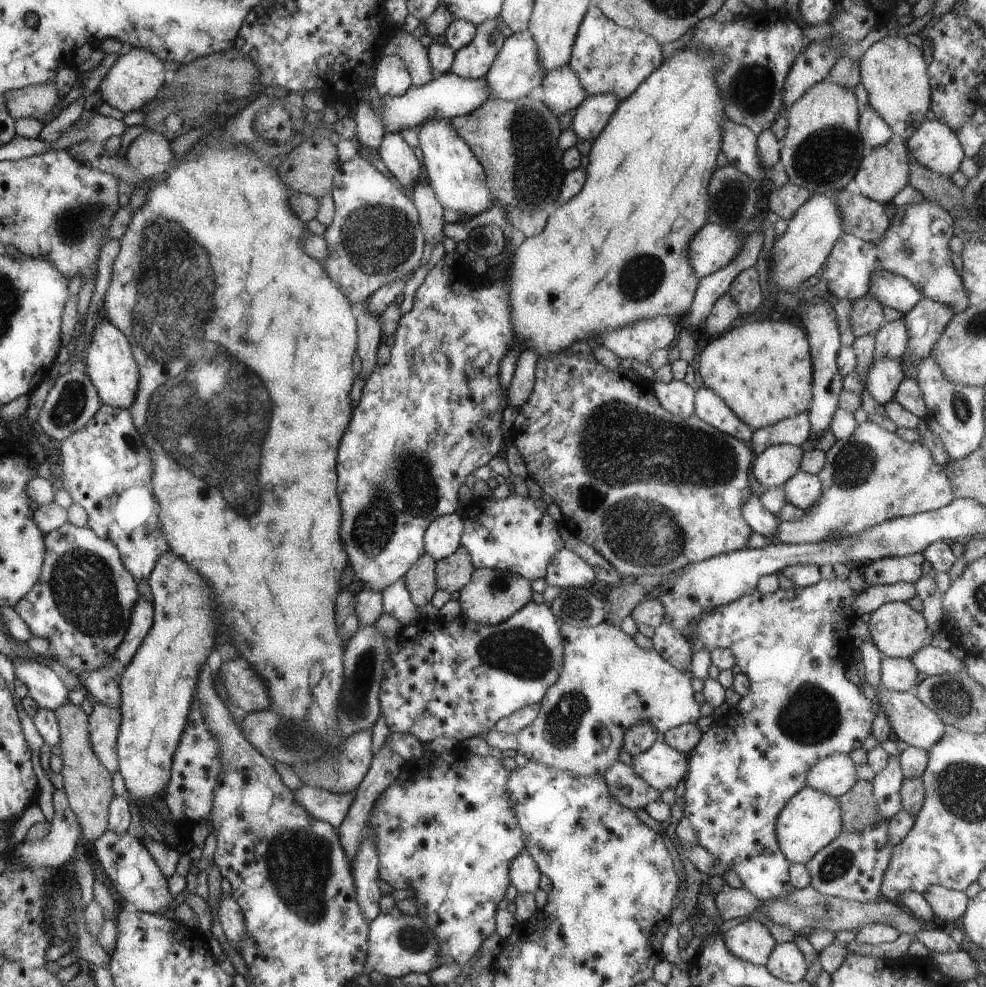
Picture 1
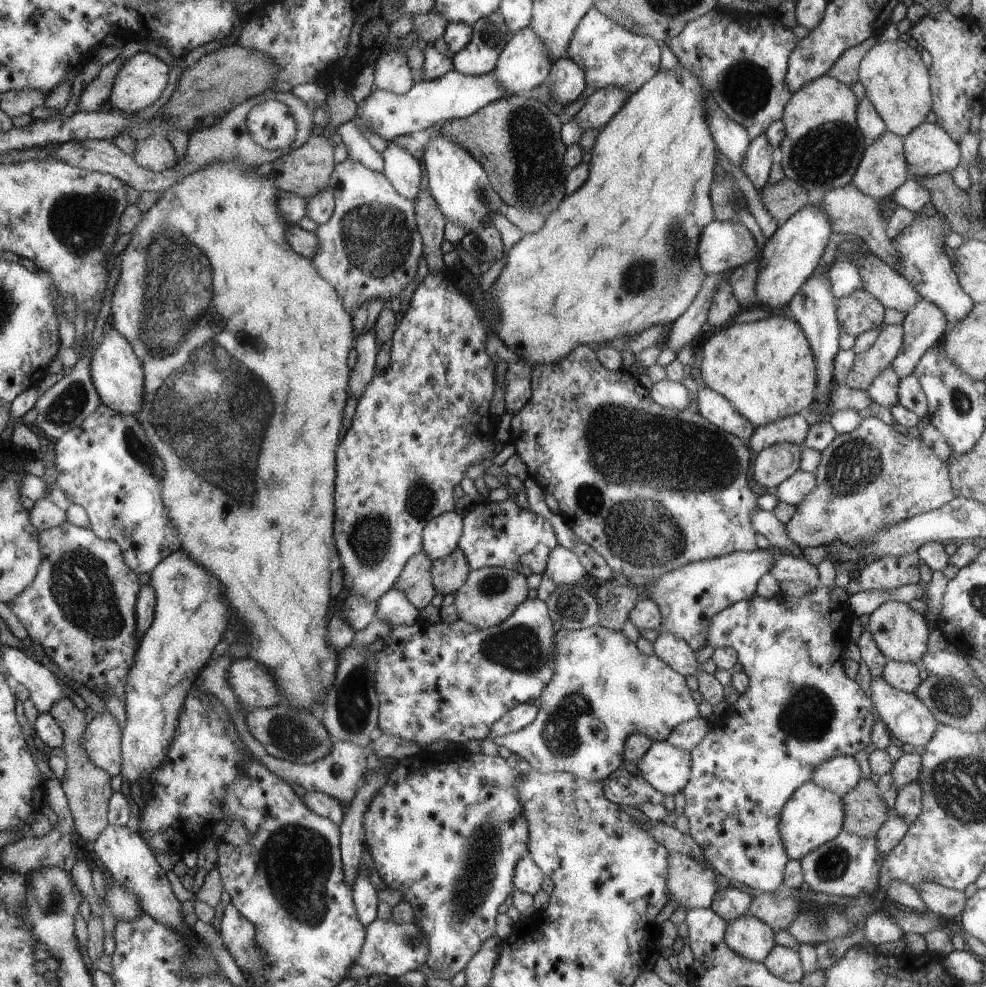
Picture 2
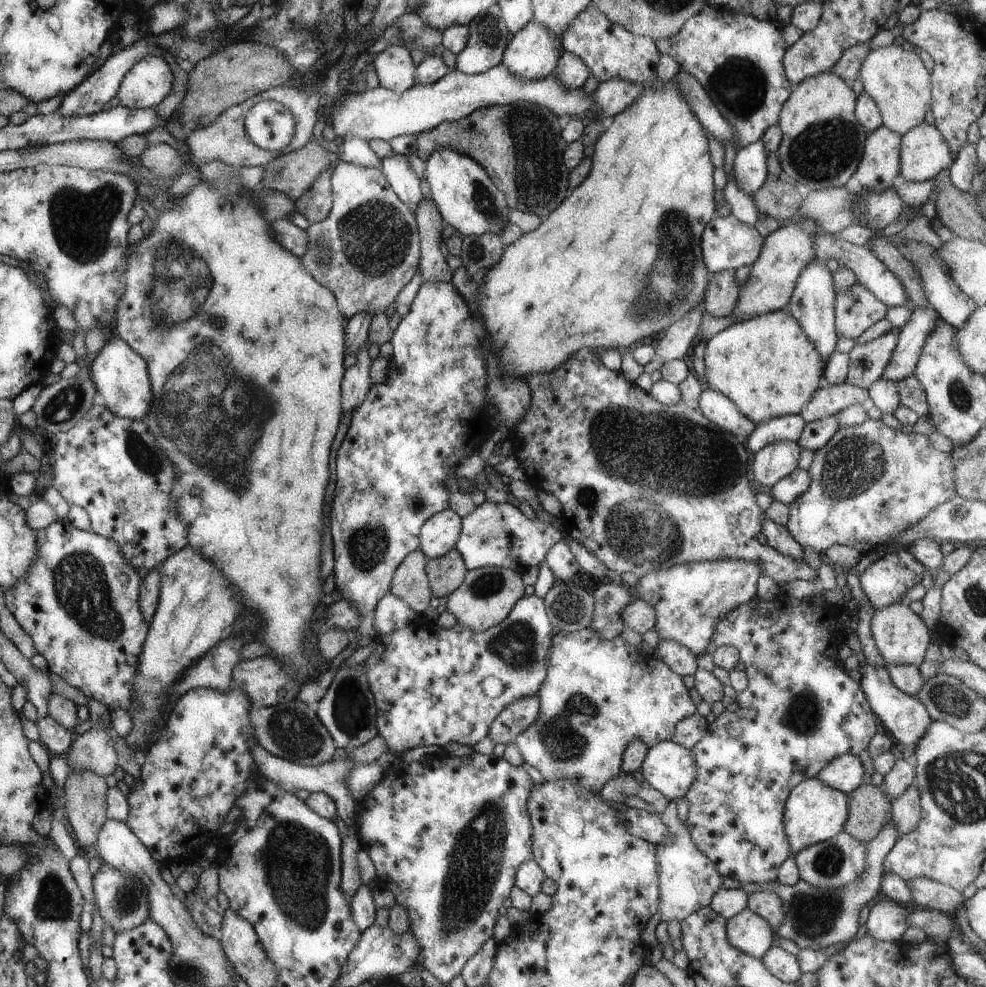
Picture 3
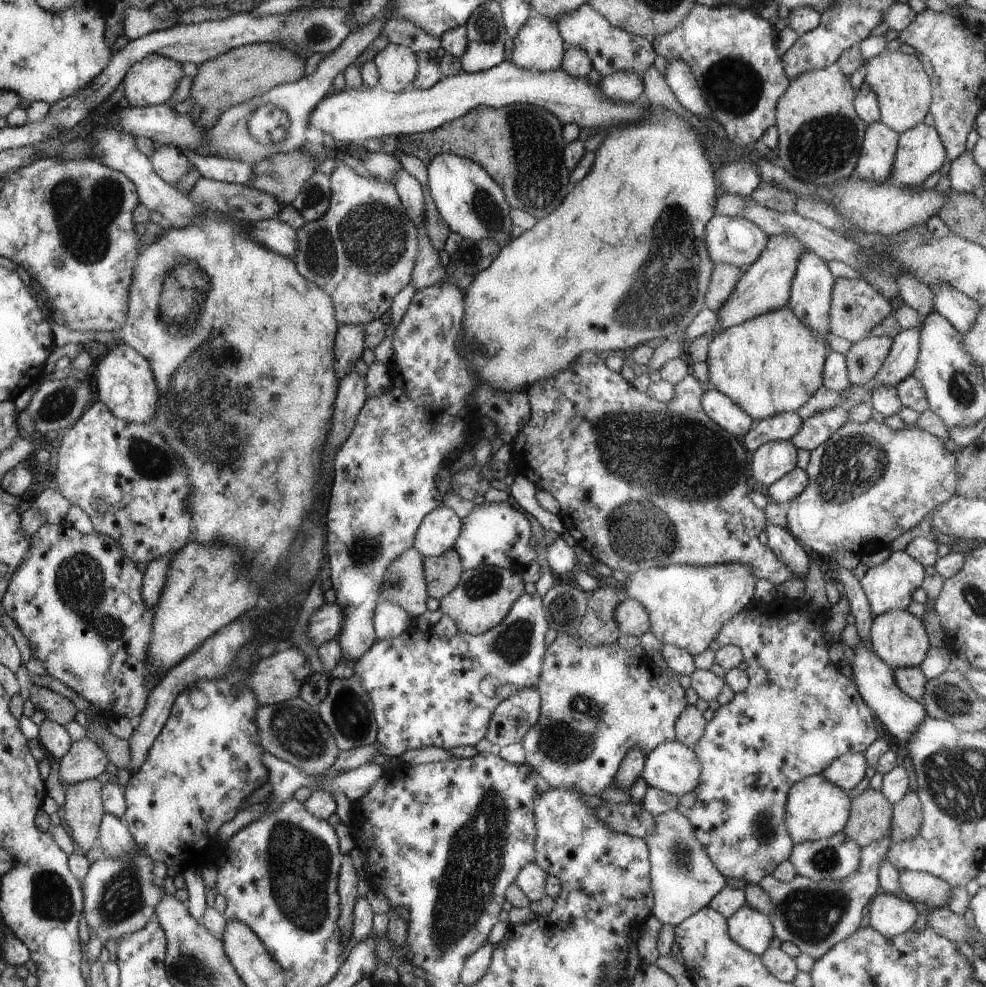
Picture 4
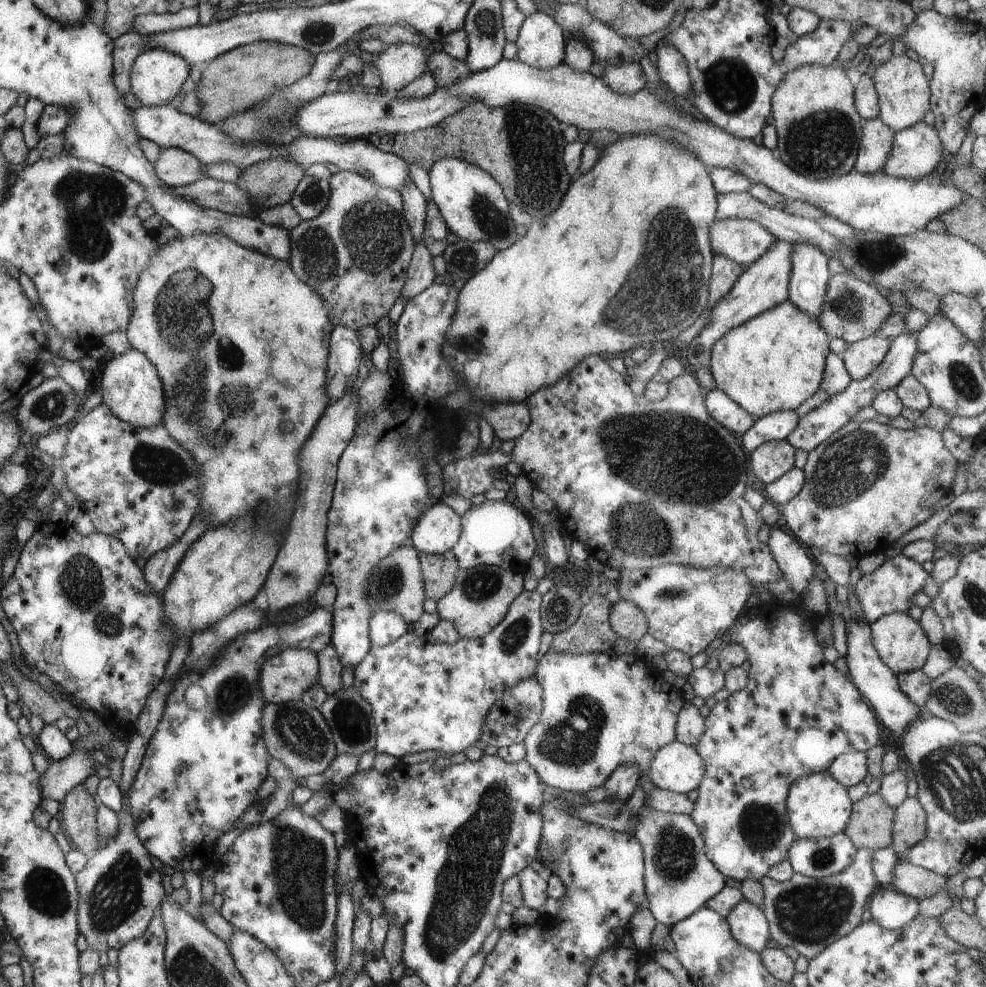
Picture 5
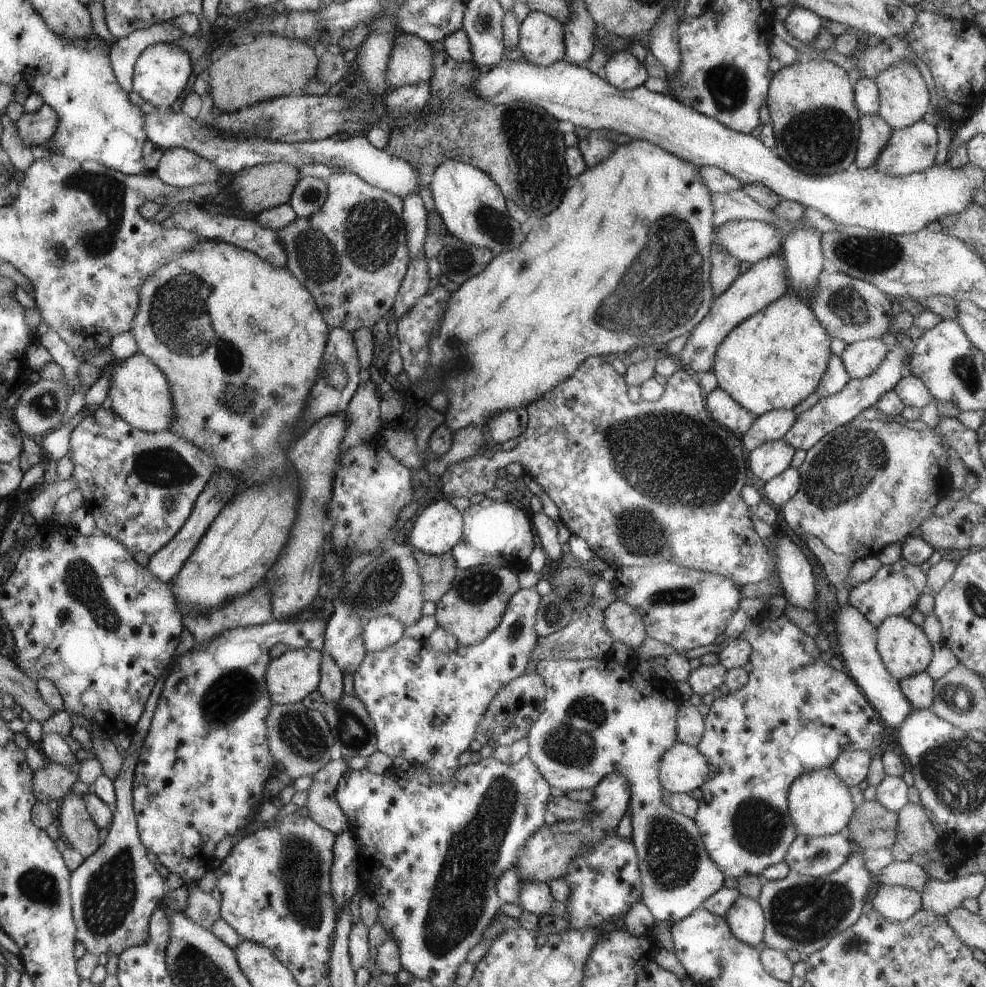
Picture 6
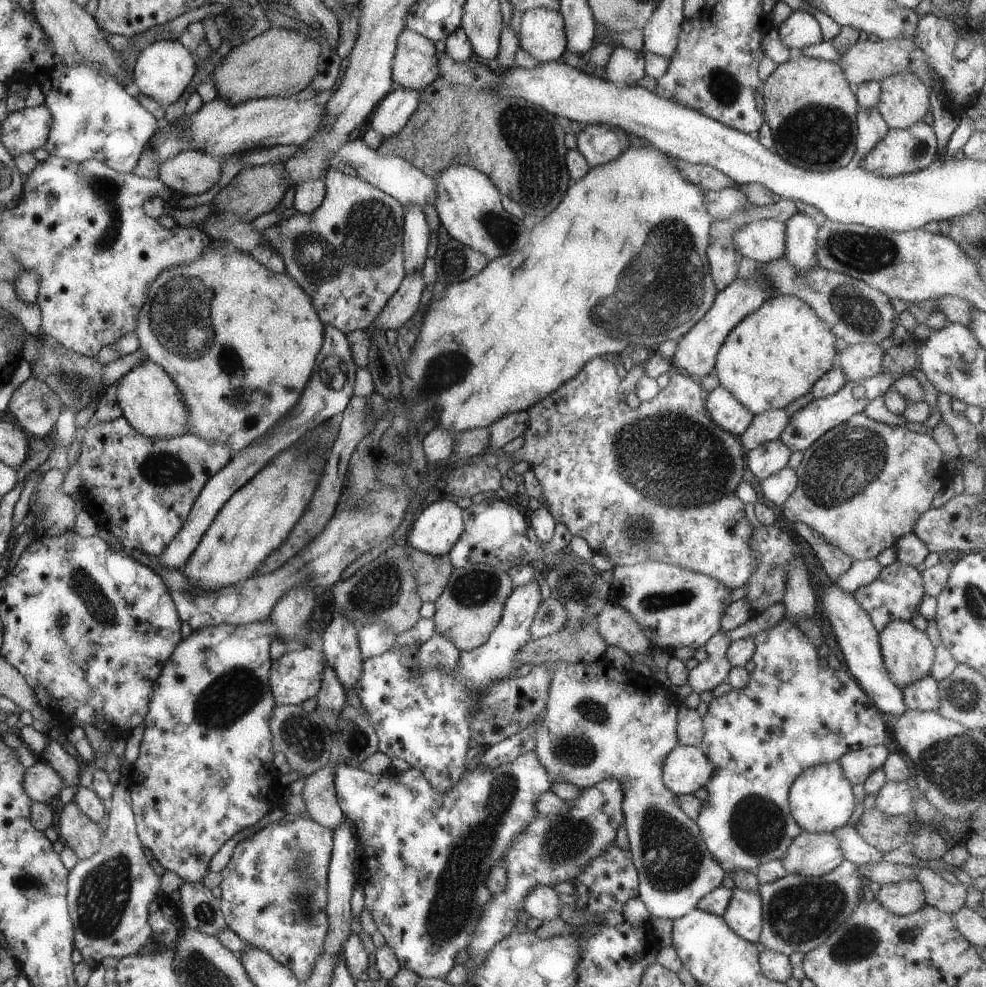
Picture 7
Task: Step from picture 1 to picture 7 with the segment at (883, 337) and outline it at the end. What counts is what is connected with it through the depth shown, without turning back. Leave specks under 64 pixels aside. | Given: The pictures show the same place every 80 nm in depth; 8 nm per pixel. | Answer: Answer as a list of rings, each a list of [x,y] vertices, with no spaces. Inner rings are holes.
[[[851,345],[839,351],[837,365],[843,370],[847,381],[872,378],[881,373],[884,353],[880,345]]]

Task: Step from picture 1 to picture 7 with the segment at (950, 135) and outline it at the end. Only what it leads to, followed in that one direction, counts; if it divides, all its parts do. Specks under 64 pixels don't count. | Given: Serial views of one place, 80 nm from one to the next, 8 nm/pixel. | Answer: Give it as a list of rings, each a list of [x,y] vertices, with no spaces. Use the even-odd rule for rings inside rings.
[[[918,121],[905,129],[890,129],[887,135],[870,152],[857,159],[862,168],[881,177],[897,177],[921,171],[930,166],[937,156],[937,138],[933,126]]]

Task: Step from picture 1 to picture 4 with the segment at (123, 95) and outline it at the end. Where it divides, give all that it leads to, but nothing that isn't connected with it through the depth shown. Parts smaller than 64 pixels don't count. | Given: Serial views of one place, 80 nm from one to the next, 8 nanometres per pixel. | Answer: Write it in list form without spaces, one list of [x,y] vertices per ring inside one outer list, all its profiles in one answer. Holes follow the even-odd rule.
[[[148,55],[134,63],[124,77],[124,94],[132,107],[161,105],[184,76],[182,63],[164,55]]]

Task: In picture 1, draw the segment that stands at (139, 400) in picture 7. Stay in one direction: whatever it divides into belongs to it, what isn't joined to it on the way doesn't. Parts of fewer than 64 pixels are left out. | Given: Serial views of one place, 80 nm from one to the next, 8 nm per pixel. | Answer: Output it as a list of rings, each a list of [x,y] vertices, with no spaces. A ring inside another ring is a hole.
[[[100,318],[102,326],[94,329],[91,344],[85,358],[86,370],[101,402],[117,409],[128,409],[133,406],[138,395],[140,368],[133,355],[132,342],[128,337],[105,318]]]

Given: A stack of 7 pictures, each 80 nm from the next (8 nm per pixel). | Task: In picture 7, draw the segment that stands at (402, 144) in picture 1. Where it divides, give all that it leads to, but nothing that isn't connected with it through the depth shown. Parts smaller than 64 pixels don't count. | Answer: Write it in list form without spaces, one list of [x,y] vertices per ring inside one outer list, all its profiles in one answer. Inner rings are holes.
[[[411,205],[404,218],[404,259],[407,276],[422,270],[428,254],[430,232],[424,211]]]

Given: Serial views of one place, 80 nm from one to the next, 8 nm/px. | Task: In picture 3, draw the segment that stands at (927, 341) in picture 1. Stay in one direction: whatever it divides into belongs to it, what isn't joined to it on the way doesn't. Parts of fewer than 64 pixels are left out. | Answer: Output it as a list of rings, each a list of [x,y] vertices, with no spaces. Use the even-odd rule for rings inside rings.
[[[928,304],[914,309],[909,323],[898,332],[896,346],[882,378],[898,383],[913,374],[927,336],[936,328],[939,314]]]

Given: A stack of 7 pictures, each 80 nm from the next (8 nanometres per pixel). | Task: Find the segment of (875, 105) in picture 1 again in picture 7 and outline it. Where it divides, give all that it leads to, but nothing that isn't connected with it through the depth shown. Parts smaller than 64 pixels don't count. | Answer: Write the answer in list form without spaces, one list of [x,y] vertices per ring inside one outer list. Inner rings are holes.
[[[910,73],[882,79],[881,97],[877,104],[890,129],[905,129],[921,121],[930,108],[929,88]]]

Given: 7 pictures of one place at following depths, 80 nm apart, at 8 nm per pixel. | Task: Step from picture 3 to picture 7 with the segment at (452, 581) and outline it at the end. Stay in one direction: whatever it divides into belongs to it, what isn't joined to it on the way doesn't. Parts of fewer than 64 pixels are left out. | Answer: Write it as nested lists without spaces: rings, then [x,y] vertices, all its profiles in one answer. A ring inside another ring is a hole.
[[[419,550],[410,553],[411,568],[417,579],[422,602],[434,603],[449,583],[455,567],[448,555],[432,556]]]

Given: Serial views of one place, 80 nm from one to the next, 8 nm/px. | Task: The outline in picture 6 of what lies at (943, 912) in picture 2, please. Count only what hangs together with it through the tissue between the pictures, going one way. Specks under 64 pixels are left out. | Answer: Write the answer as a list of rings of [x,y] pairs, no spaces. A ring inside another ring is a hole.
[[[892,861],[888,863],[880,874],[874,876],[874,880],[880,885],[903,886],[919,893],[923,891],[930,875],[914,861]]]

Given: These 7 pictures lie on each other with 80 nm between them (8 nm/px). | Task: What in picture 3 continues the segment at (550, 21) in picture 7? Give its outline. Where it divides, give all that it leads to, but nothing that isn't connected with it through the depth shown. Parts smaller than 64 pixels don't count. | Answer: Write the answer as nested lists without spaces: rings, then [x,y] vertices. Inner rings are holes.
[[[532,19],[514,35],[502,63],[517,77],[541,79],[554,74],[562,53],[561,38]]]

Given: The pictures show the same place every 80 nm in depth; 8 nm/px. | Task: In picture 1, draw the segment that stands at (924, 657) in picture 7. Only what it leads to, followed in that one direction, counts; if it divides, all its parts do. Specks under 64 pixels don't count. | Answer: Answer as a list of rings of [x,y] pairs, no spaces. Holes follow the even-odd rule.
[[[892,601],[880,606],[866,617],[869,624],[870,638],[884,657],[911,659],[918,649],[929,641],[927,620],[921,612],[910,607],[907,602]]]

